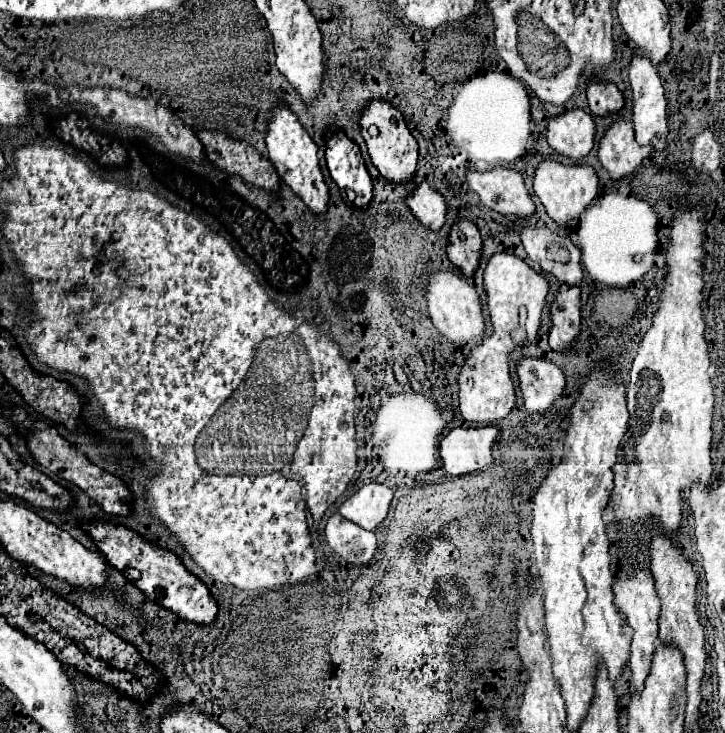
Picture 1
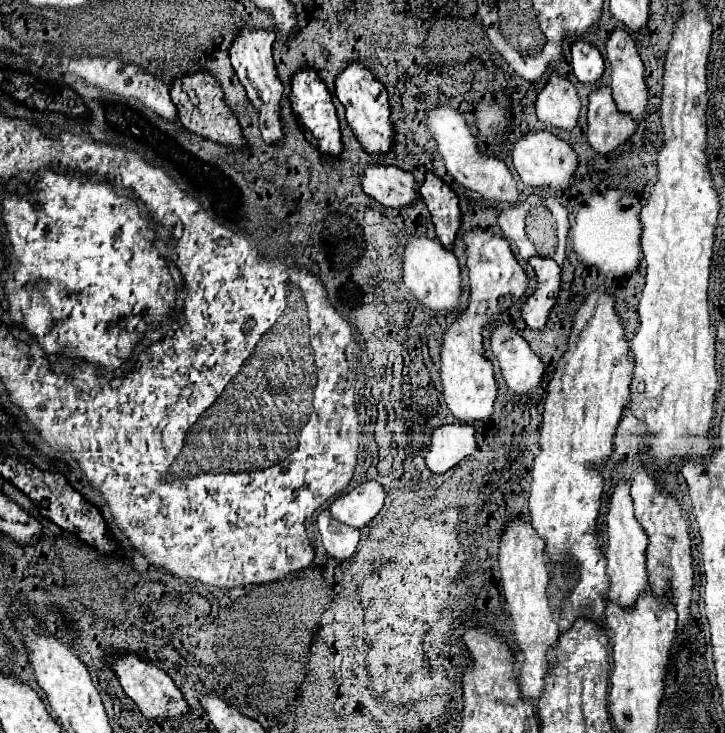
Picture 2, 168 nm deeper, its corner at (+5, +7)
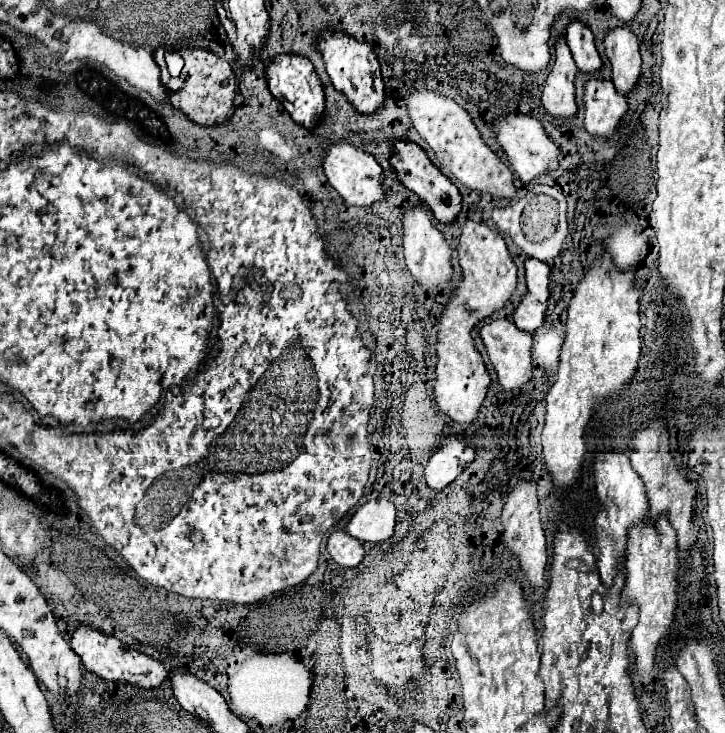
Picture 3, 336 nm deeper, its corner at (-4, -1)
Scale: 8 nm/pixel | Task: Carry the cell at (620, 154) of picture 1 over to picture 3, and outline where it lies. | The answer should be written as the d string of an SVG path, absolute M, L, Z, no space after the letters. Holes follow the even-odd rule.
M589 80L583 88L583 102L585 130L593 136L609 138L627 112L627 100L615 90L611 80Z

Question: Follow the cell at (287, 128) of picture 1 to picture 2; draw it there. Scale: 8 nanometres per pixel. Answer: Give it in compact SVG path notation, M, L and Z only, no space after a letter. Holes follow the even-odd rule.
M244 28L244 32L240 32L240 36L234 40L232 50L230 50L230 62L232 68L238 74L238 80L242 82L242 86L248 92L248 100L254 104L254 108L260 112L260 130L262 130L262 140L266 144L278 144L280 140L284 140L284 124L282 124L282 92L284 86L278 78L278 70L276 64L272 60L272 42L274 42L274 32L266 32L266 30L248 30Z

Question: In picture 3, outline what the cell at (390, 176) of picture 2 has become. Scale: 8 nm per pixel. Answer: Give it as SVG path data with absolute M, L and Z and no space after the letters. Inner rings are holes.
M333 140L325 146L323 156L323 172L327 176L327 182L341 194L341 198L349 206L369 206L383 198L383 172L381 166L375 162L375 158L355 146L351 146L347 140Z

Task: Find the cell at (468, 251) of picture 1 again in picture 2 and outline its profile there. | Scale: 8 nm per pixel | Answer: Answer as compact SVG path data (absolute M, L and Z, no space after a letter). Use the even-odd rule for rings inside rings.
M426 174L426 180L420 186L420 194L432 214L436 238L446 250L452 250L462 224L462 212L458 208L456 194L434 174Z

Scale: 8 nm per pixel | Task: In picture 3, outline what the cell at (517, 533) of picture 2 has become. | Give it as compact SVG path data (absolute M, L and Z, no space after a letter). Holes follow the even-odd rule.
M519 478L515 488L509 492L501 522L505 526L505 542L513 550L513 554L521 562L521 570L527 576L531 586L541 586L545 578L545 566L547 566L547 550L545 550L545 534L539 522L539 498L537 498L537 484L533 480Z

